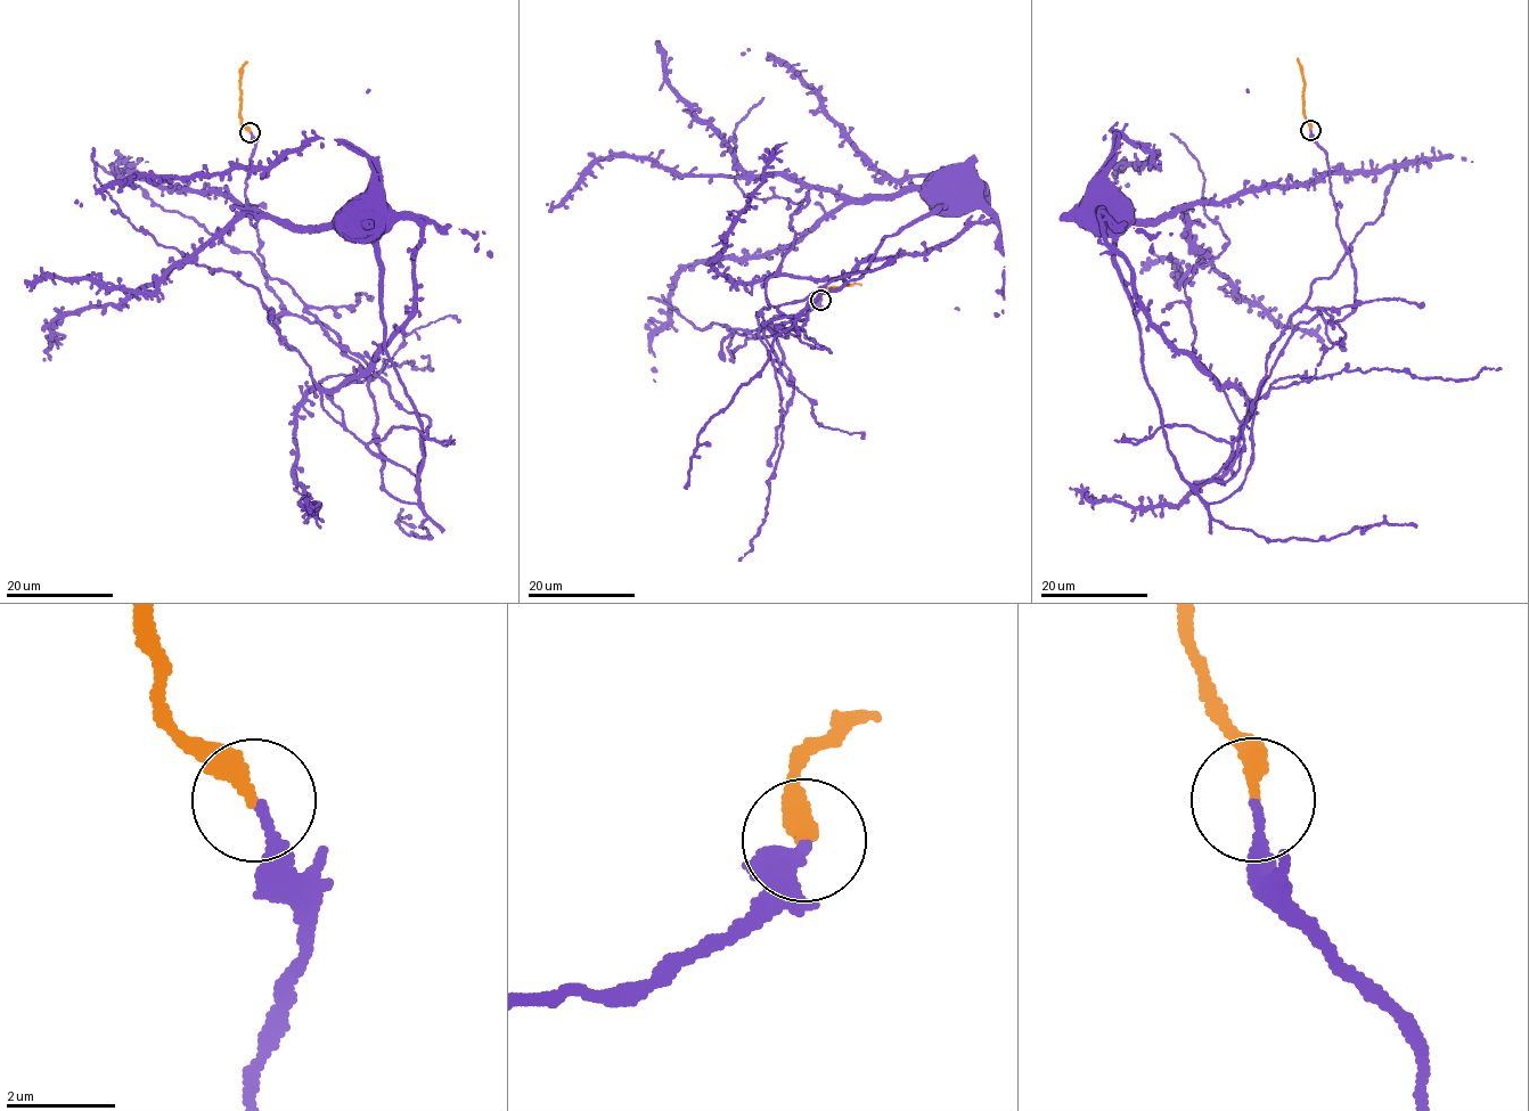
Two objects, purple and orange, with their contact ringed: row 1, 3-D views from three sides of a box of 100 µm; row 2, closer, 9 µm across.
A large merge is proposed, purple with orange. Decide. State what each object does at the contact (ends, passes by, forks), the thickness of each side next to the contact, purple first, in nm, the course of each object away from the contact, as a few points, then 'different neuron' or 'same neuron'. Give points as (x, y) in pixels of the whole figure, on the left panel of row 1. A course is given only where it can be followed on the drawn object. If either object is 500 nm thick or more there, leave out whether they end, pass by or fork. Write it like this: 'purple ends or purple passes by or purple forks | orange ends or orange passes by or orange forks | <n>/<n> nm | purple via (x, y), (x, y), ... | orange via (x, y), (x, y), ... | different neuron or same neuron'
purple ends | orange ends | 170/320 nm | purple via (251, 131), (275, 321), (337, 336), (383, 484), (418, 503), (422, 422), (351, 214) | orange via (251, 131), (243, 125), (240, 114), (240, 68), (247, 62) | same neuron

